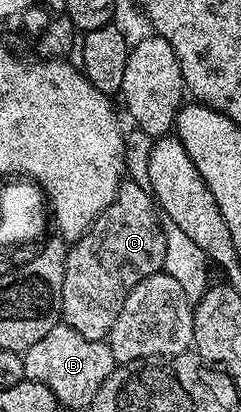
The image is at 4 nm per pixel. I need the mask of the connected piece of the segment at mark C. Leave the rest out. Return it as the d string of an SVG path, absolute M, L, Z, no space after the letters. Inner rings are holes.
M125 179L110 206L98 214L88 233L68 249L60 307L63 323L78 330L82 338L107 341L130 290L150 278L150 274L161 271L164 258L166 234L158 204L149 189Z

